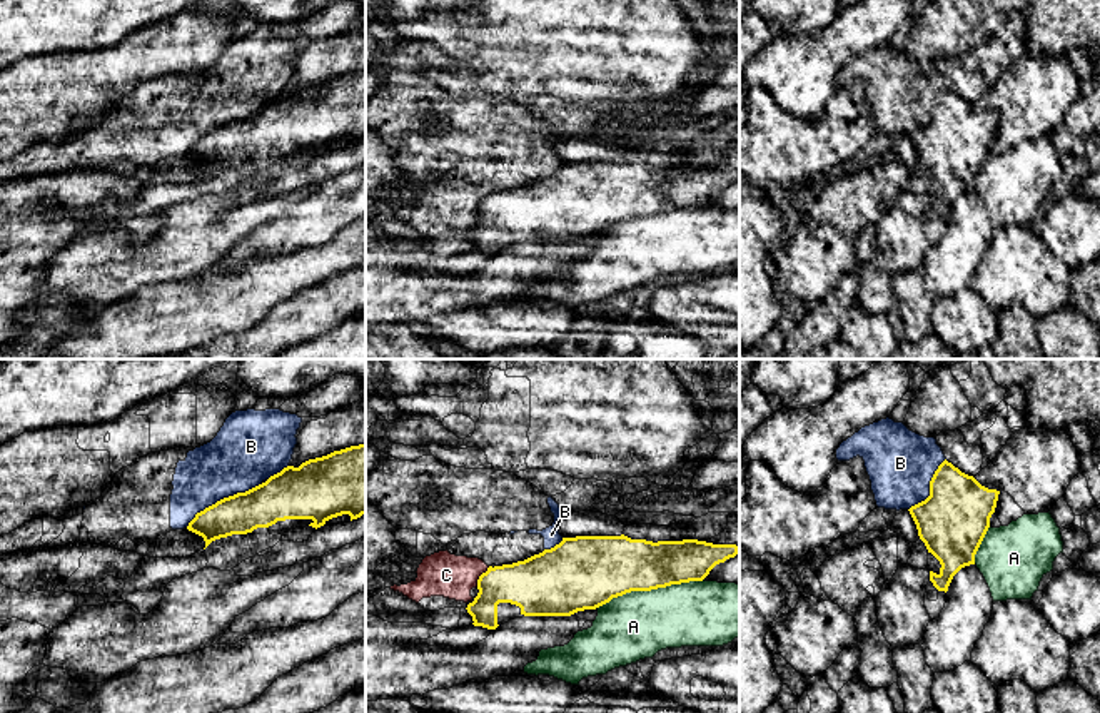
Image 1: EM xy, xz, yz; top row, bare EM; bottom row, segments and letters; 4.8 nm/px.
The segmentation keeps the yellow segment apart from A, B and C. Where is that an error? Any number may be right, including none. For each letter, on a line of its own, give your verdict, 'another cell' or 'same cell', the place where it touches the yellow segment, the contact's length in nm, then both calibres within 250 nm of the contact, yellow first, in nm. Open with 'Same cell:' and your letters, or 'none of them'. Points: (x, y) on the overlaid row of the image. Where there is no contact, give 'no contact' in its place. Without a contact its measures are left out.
Same cell: none of them
A: another cell | xz (648, 590) | 550 nm | 300/320 nm
B: another cell | xy (221, 500) | 420 nm | 200/320 nm
C: another cell | xz (479, 576) | 120 nm | 240/220 nm

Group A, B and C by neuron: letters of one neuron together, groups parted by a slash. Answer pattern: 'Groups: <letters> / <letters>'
Groups: A / B C

